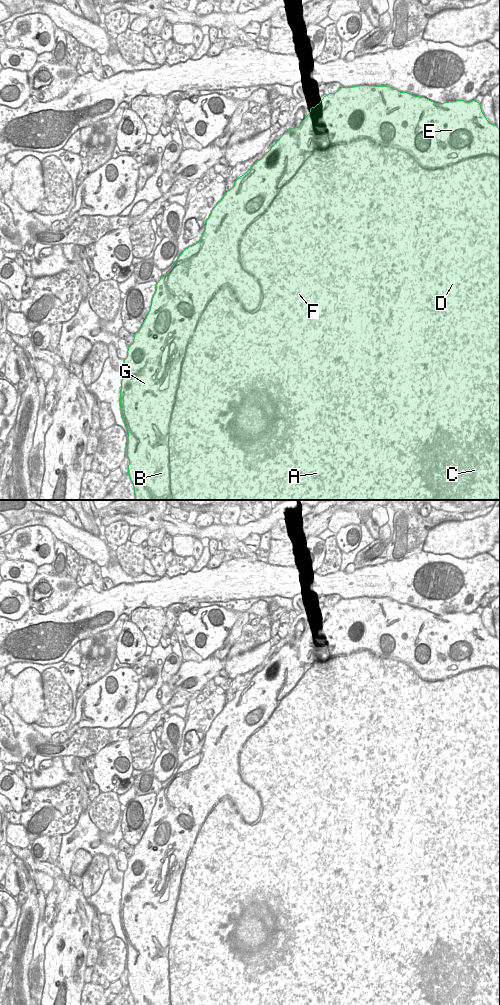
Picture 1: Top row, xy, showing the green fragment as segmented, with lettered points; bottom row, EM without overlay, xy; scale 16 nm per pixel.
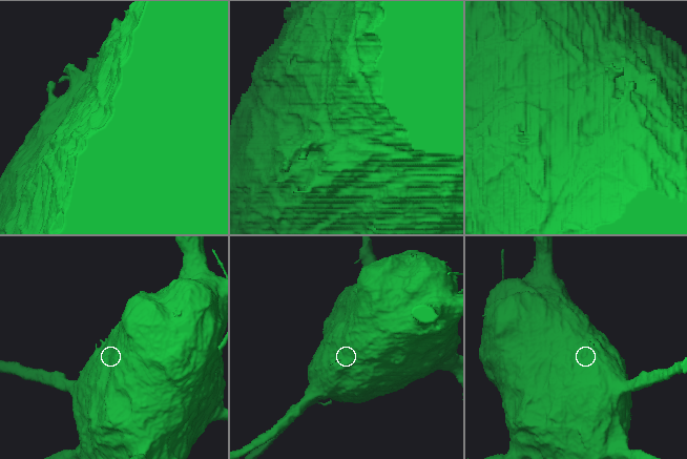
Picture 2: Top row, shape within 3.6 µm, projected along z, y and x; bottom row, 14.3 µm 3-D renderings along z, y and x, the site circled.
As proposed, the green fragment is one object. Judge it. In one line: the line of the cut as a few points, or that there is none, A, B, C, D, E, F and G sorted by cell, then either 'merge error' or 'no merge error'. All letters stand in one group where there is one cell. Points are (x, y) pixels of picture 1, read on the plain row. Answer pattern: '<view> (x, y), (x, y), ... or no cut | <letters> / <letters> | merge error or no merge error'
no cut | A B C D E F G | no merge error

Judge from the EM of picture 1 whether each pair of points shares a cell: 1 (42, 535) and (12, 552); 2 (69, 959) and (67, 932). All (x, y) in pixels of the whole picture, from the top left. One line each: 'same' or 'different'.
1: same
2: same

